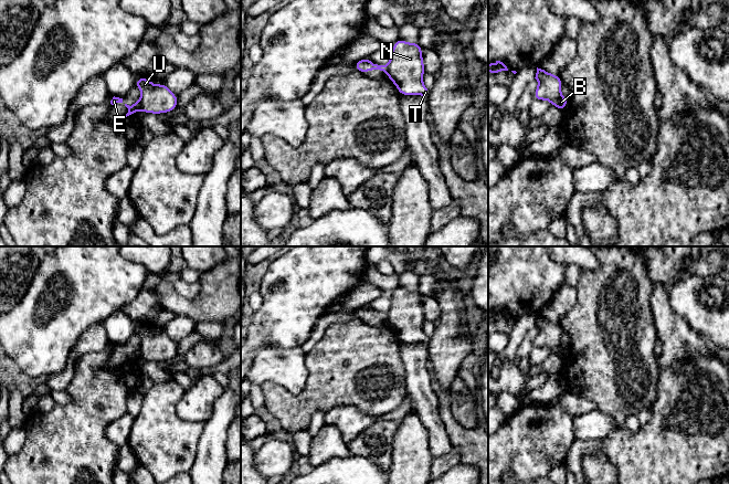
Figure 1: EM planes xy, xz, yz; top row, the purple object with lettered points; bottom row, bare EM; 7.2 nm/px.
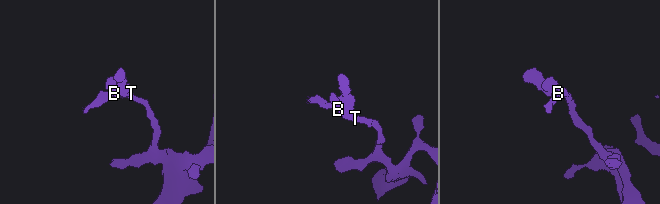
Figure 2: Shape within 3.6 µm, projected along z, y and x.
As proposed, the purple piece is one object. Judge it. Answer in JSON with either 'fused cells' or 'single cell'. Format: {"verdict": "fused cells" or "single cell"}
{"verdict": "fused cells"}

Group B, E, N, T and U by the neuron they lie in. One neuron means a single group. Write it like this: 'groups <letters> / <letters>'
groups B N T U / E

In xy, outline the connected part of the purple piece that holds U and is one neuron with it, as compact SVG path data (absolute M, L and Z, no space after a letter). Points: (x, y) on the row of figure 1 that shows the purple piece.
M140 77L135 80L134 86L141 90L140 111L150 114L172 112L178 105L178 96L163 83L154 85L150 78Z

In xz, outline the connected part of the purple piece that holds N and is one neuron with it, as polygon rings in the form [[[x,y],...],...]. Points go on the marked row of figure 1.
[[[397,40],[392,46],[391,59],[388,63],[388,78],[394,83],[400,95],[420,95],[427,99],[431,91],[423,85],[424,72],[420,43]]]

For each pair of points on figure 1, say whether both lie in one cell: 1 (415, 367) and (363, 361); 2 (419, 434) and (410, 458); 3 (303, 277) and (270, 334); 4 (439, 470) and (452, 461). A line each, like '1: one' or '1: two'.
1: two
2: one
3: one
4: one

